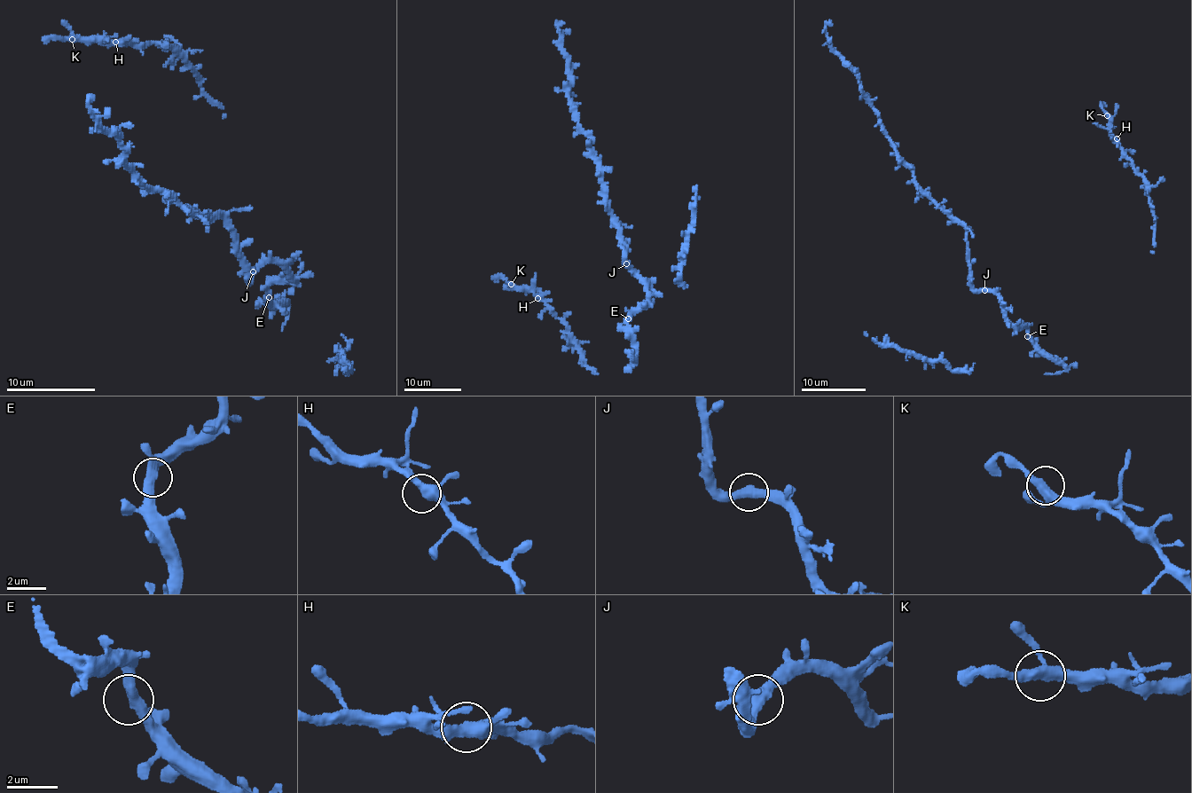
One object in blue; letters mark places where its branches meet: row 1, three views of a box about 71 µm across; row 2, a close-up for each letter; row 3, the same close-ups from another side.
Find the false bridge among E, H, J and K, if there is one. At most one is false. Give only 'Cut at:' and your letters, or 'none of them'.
Cut at: none of them

